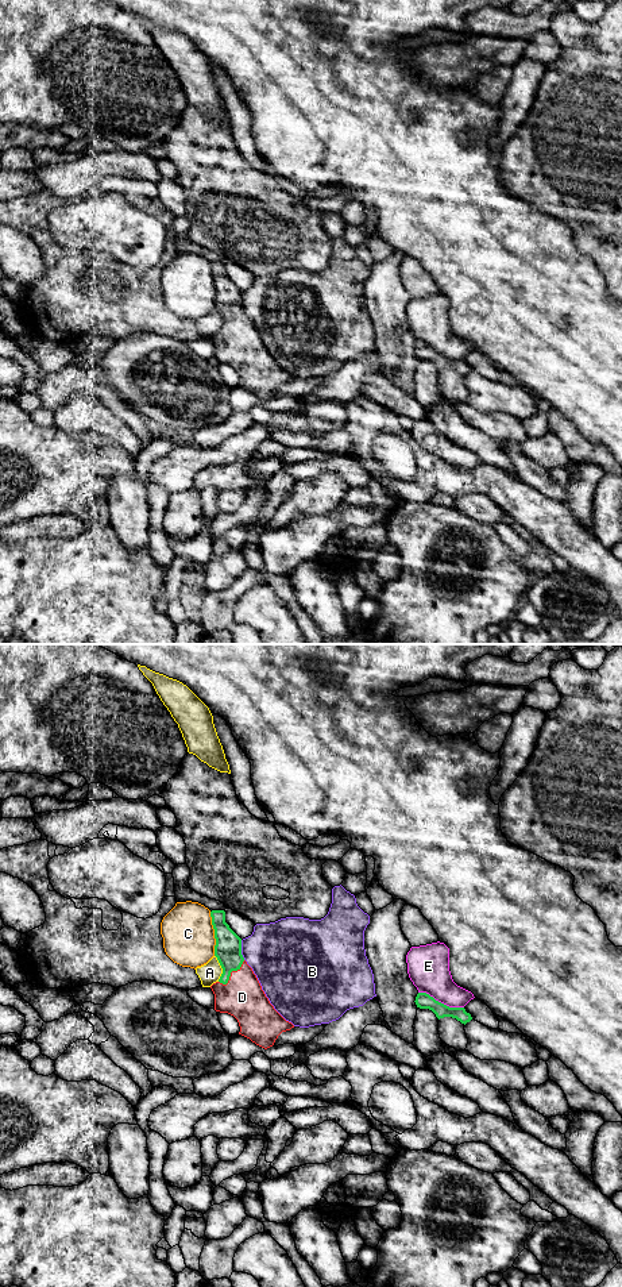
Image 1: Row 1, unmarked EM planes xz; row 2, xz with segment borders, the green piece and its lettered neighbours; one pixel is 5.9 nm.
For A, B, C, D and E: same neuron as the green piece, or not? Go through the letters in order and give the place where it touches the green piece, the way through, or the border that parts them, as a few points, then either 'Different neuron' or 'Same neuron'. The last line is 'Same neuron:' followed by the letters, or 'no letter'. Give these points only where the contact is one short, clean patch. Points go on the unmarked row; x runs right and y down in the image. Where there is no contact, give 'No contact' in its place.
A: Touches green at xz (221, 319). Boundary: xz (215, 307), (221, 320), (219, 332). Different neuron
B: Touches green at xz (240, 301). Different neuron
C: Touches green at xz (215, 285). Boundary: xz (209, 264), (215, 307). Different neuron
D: Touches green at xz (230, 326). Same neuron
E: Touches green at xz (440, 354). Different neuron
Same neuron: D

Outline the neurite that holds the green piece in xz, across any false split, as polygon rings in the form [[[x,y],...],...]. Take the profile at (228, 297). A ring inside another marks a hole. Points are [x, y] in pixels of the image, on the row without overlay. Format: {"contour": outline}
{"contour": [[[212,262],[210,269],[216,290],[215,308],[223,320],[220,331],[210,338],[215,346],[215,362],[233,367],[240,378],[239,386],[267,401],[282,384],[290,382],[294,377],[270,355],[256,327],[242,307],[242,290],[225,274],[225,263]]]}

